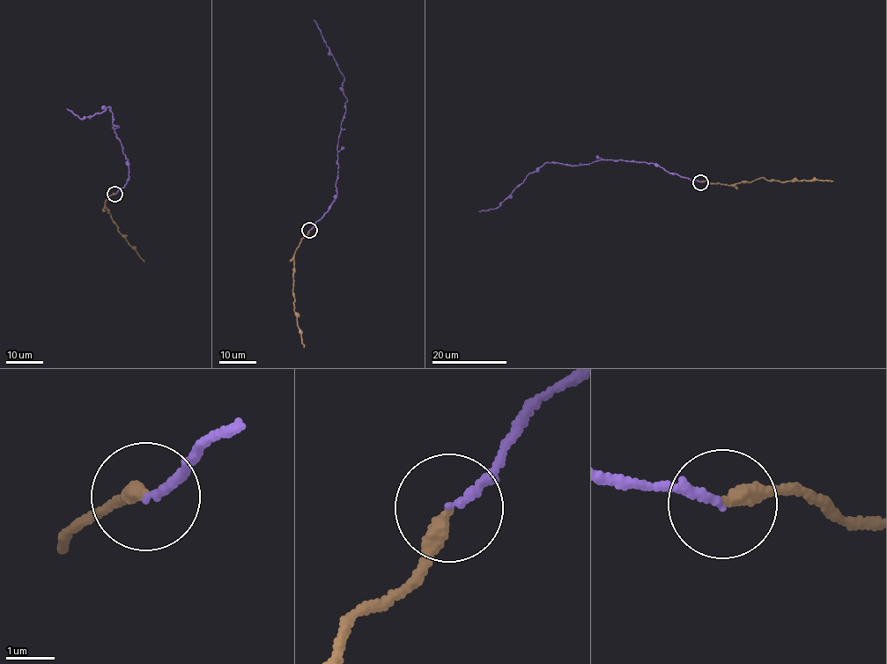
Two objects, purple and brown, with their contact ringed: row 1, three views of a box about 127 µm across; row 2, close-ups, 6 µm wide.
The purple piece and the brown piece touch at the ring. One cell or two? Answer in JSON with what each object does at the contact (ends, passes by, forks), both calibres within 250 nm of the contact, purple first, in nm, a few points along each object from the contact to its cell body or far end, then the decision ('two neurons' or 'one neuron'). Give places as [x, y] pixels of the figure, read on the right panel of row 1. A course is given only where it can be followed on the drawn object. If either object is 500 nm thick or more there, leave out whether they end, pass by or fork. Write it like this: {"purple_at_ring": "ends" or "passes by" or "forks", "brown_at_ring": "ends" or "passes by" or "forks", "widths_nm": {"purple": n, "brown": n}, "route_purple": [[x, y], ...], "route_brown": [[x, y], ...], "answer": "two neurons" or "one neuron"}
{"purple_at_ring": "ends", "brown_at_ring": "ends", "widths_nm": {"purple": 170, "brown": 300}, "route_purple": [[700, 181], [644, 162], [601, 159], [574, 166], [544, 163], [498, 208], [479, 211]], "route_brown": [[700, 181], [728, 185], [764, 177], [781, 181], [833, 180]], "answer": "one neuron"}

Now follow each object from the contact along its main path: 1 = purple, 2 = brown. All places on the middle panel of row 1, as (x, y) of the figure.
1: (309, 230), (328, 211), (336, 195), (337, 144), (347, 98), (343, 93), (343, 76), (314, 20)
2: (309, 230), (294, 254), (292, 291), (293, 312), (304, 348)

